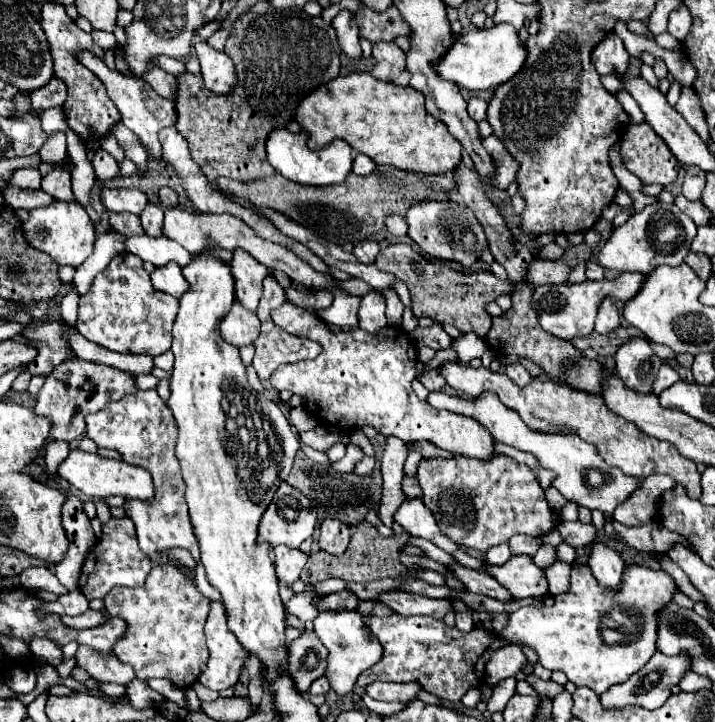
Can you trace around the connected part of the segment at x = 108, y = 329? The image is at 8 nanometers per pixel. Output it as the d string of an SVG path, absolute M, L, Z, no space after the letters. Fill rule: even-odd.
M132 253L116 255L110 265L100 271L90 291L80 297L76 329L88 341L98 343L116 353L130 355L162 355L170 349L170 329L178 313L178 299L160 293L152 287L148 271L142 267L142 259Z

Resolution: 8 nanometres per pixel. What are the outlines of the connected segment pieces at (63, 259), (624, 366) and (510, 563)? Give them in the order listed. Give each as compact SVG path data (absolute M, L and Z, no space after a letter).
M52 201L46 207L32 209L30 219L22 225L22 229L28 245L48 253L60 265L72 265L72 267L80 267L92 255L92 247L96 241L96 229L86 209L78 203L66 203L66 201Z
M642 337L628 339L614 355L616 373L624 379L624 383L640 393L652 391L652 381L660 369L660 357L652 351L650 343Z
M512 555L504 565L486 563L486 573L492 575L502 587L506 587L514 599L540 599L548 595L548 581L544 571L534 565L530 555Z

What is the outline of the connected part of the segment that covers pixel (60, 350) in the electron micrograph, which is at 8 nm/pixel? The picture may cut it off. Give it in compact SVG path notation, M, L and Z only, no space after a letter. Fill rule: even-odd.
M44 321L40 325L32 323L24 327L24 337L38 347L38 357L28 367L32 375L48 377L48 373L52 373L52 369L58 367L72 351L62 337L64 331L66 325L62 321Z

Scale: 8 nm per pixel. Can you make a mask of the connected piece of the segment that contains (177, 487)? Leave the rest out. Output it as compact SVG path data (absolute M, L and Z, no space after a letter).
M156 391L128 393L120 401L112 401L104 409L86 415L86 435L98 447L118 451L122 461L136 467L144 467L152 475L154 489L156 489L154 499L152 501L128 499L124 503L126 515L136 525L140 549L146 555L156 555L156 553L168 553L176 547L182 547L182 549L188 549L192 557L198 561L200 557L198 541L194 537L188 505L184 499L184 481L180 475L180 465L174 455L176 425L172 421L170 409L158 397L158 393Z

